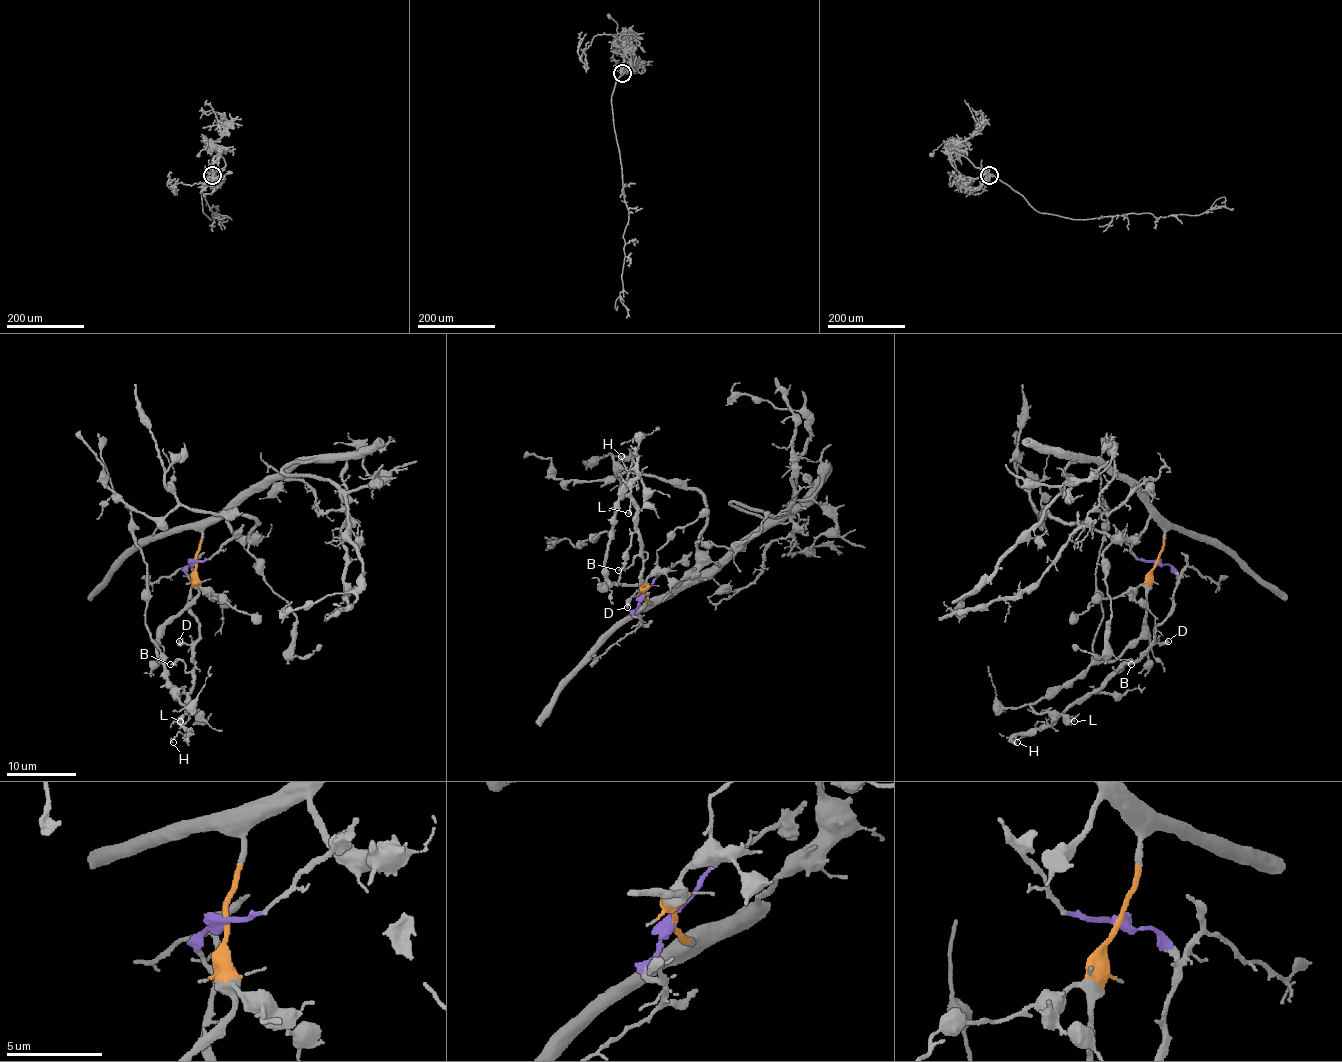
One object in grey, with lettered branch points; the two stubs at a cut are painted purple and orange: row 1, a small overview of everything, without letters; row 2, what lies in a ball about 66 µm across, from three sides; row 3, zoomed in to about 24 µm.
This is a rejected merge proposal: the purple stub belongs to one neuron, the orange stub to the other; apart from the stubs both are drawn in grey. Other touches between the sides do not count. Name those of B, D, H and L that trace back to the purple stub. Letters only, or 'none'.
B, D, H, L

